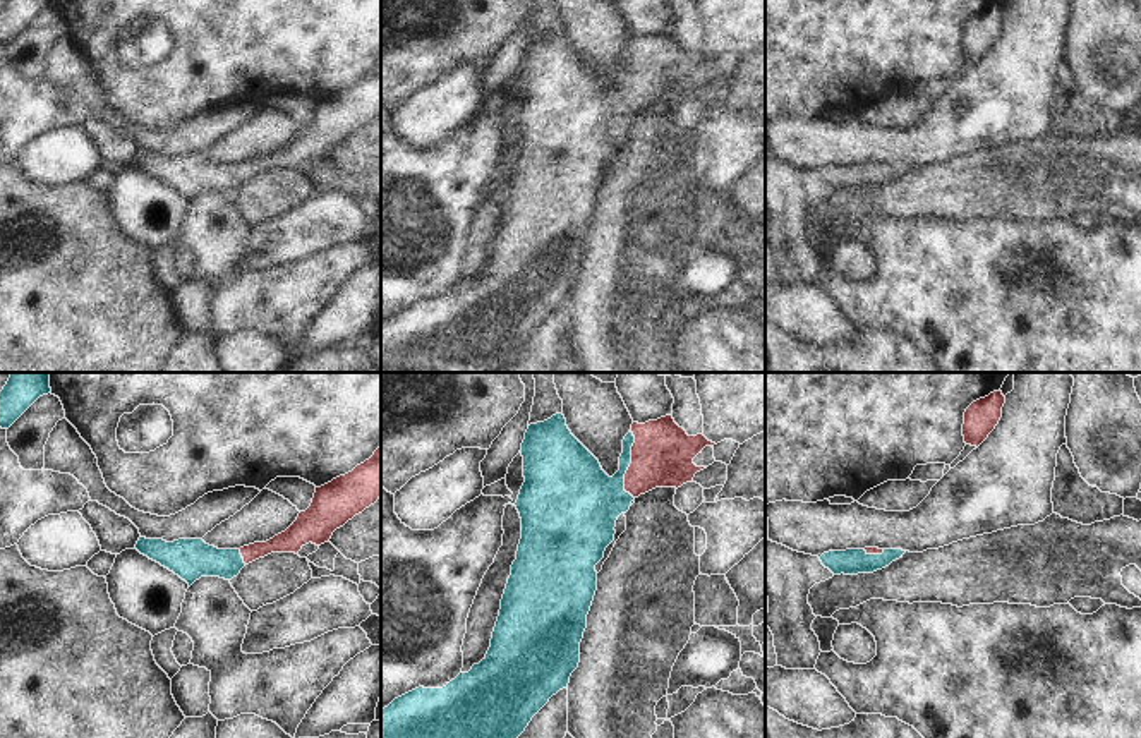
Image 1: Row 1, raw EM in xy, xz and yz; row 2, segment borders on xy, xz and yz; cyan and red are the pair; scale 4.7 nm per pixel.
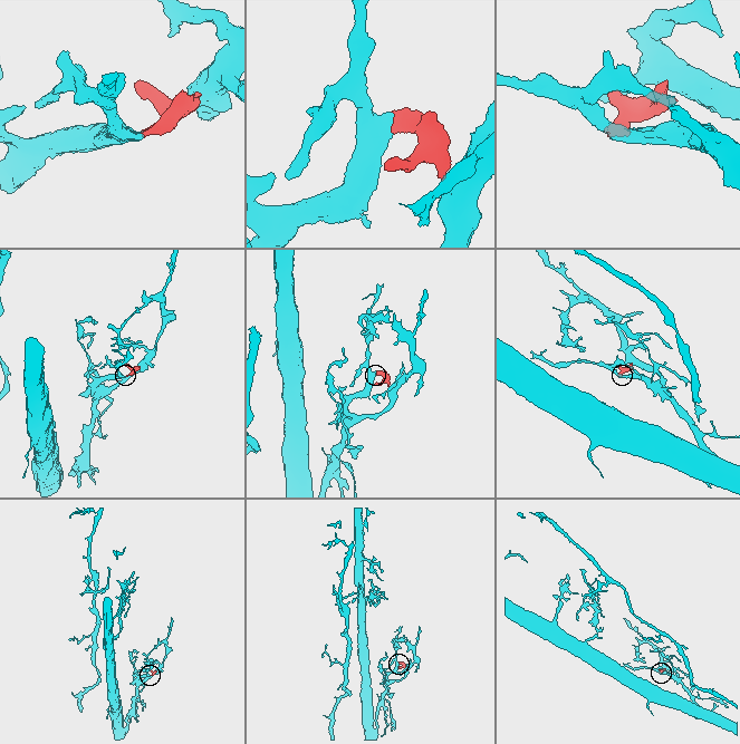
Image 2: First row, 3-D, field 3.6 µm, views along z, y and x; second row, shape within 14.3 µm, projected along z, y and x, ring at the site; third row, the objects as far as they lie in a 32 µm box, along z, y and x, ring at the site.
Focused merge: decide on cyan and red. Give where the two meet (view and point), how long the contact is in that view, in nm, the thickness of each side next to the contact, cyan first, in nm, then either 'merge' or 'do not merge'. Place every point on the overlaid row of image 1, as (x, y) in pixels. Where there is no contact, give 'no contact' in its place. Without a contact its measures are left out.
contact xz (630, 462); length 320 nm; calibres 280 and 300 nm; merge

